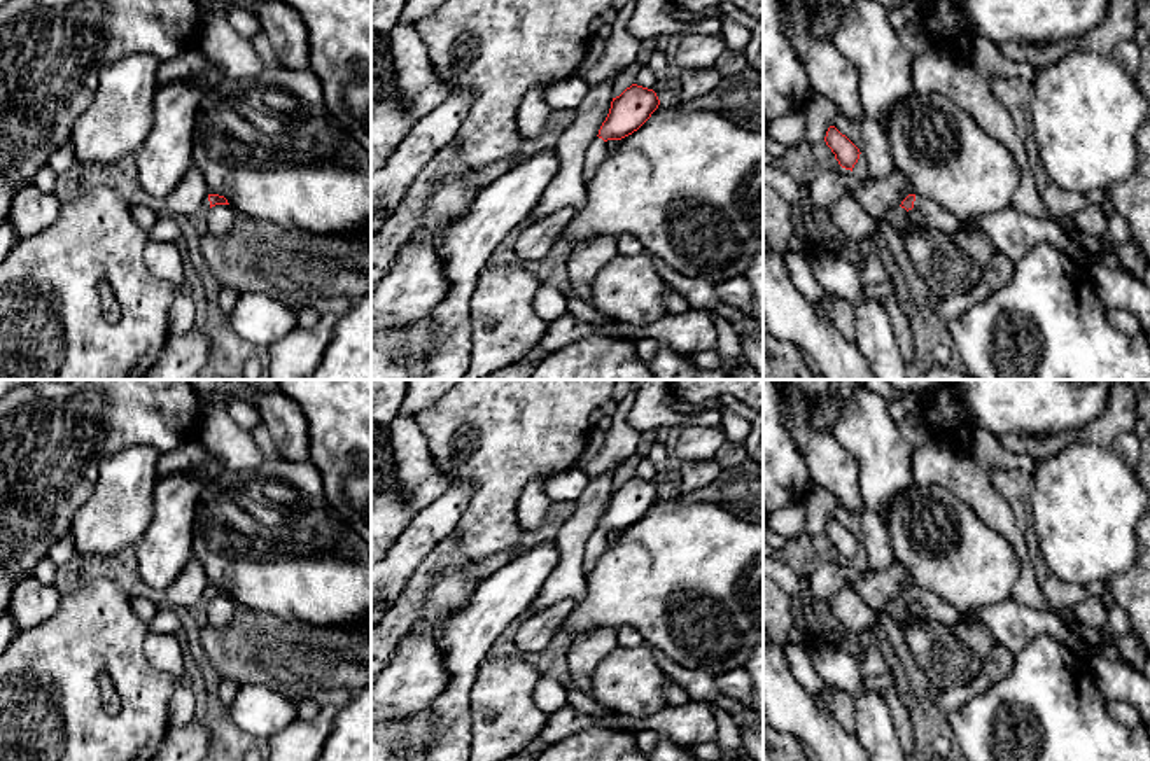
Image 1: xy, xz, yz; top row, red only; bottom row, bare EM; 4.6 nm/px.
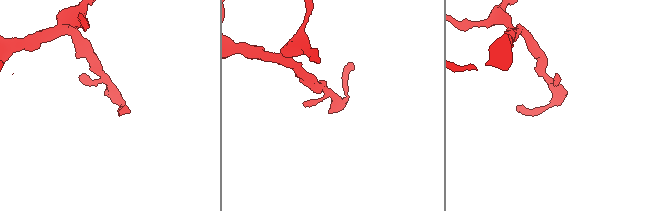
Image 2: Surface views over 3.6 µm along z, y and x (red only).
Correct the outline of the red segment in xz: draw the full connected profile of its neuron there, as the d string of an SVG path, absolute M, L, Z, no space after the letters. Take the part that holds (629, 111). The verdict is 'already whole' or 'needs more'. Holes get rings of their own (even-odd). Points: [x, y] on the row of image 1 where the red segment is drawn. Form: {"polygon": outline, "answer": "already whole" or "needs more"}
{"polygon": "M632 84L620 96L613 98L609 114L586 152L583 168L586 182L607 152L606 142L621 140L637 131L658 105L660 100L656 93L637 84Z", "answer": "needs more"}

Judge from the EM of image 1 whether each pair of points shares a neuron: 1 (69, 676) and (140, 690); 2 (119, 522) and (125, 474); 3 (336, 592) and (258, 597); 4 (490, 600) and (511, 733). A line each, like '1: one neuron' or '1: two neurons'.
1: one neuron
2: one neuron
3: one neuron
4: two neurons

